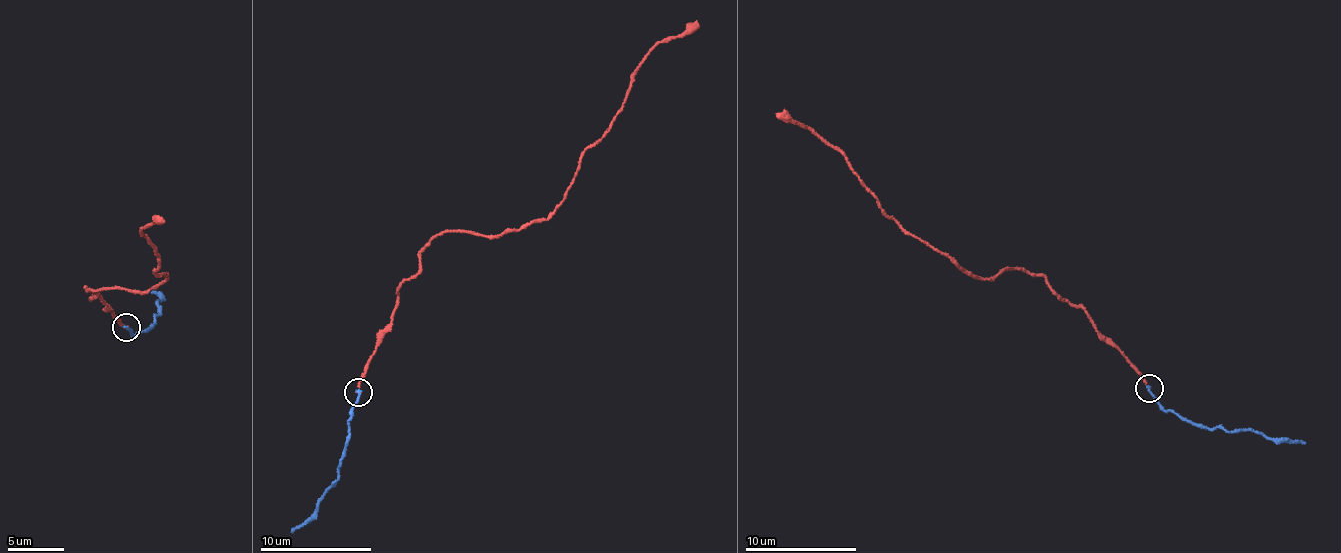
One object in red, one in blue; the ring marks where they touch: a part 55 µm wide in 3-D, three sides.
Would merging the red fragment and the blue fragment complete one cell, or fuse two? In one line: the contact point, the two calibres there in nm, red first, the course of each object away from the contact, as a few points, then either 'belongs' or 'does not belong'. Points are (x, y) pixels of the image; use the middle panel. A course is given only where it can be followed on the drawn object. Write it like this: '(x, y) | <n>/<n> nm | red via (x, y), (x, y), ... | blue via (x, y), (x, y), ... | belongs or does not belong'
(358, 392) | 110/180 nm | red via (358, 392), (423, 247), (447, 231), (502, 237), (547, 218), (647, 52), (700, 25) | blue via (358, 392), (349, 418), (350, 434), (341, 458), (339, 479), (326, 491), (317, 513), (290, 531) | belongs

